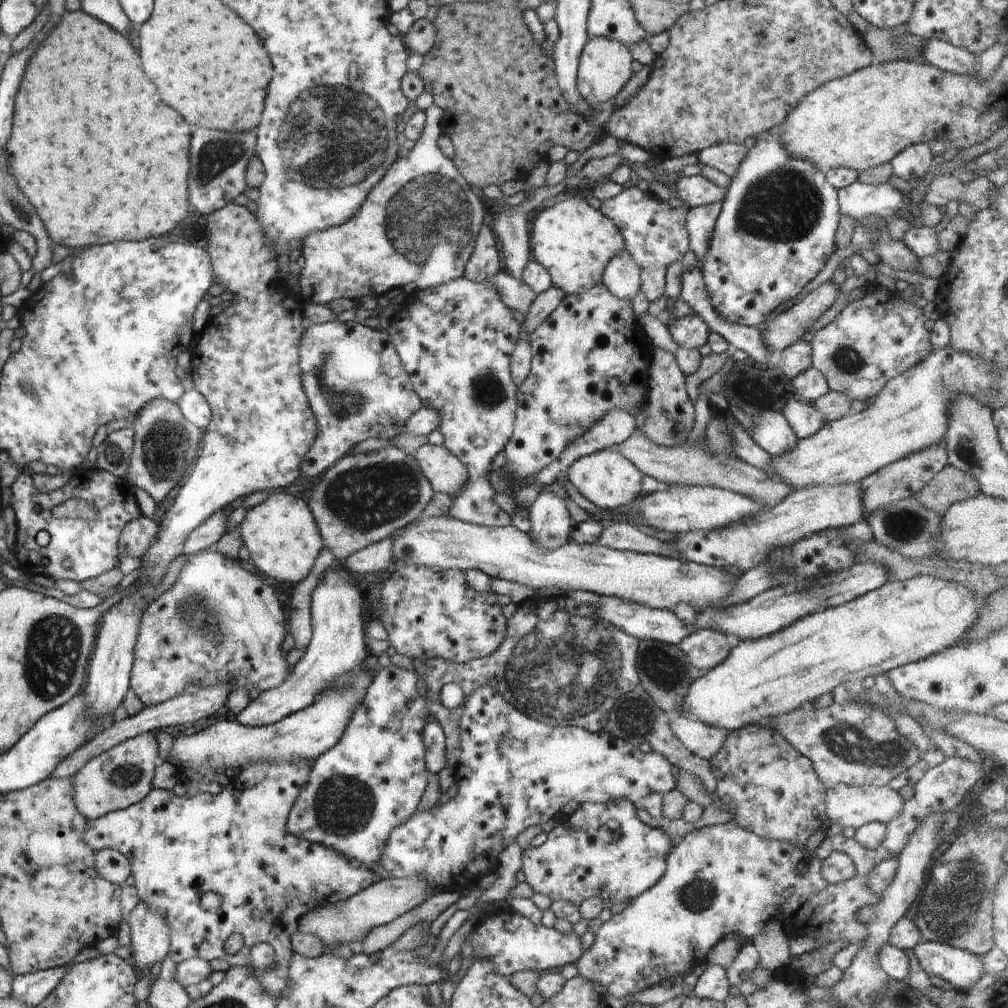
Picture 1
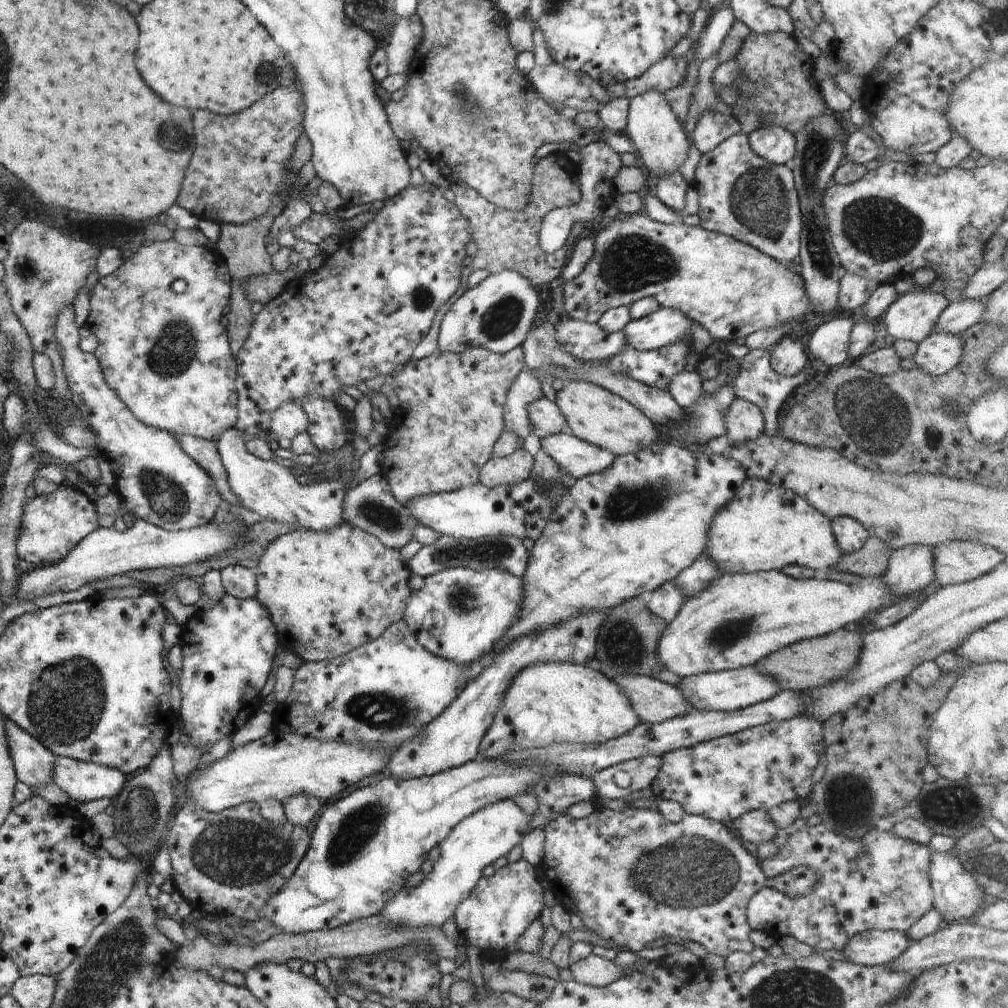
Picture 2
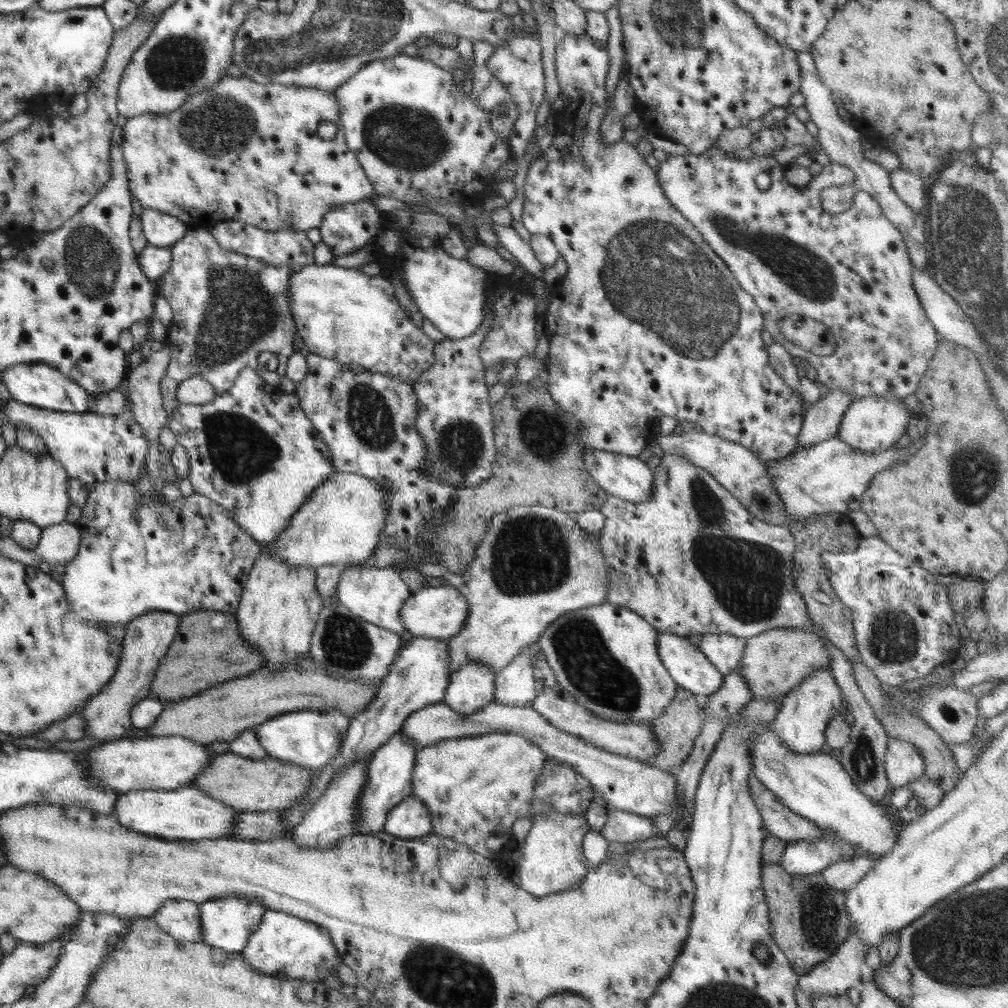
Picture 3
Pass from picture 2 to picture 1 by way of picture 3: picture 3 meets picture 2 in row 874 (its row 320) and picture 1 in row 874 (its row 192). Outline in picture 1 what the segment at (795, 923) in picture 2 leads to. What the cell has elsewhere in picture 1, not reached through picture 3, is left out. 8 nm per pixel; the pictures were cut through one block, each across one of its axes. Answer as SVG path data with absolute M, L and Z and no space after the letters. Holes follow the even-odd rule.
M946 757L944 761L930 767L914 786L913 795L904 803L902 812L887 824L886 838L875 848L864 848L854 837L846 837L843 833L833 837L825 837L815 852L809 856L807 848L798 848L783 840L763 839L753 832L743 829L734 821L717 824L687 832L679 843L675 843L666 857L664 876L646 892L637 896L620 914L613 915L603 922L590 948L582 953L575 962L578 975L590 982L598 982L606 986L609 994L622 998L625 1007L634 1003L633 996L640 990L654 987L660 982L682 976L695 970L698 962L705 962L705 956L712 947L726 935L738 935L746 942L752 942L754 937L765 929L774 916L784 914L790 906L790 898L794 894L794 912L798 912L810 896L812 914L822 912L822 916L812 918L810 937L826 938L829 942L846 940L858 946L867 938L869 930L866 925L858 922L856 911L863 906L877 905L881 896L867 887L867 874L886 858L897 857L909 841L910 835L923 818L932 811L953 811L962 801L962 797L980 778L986 778L988 769L975 765L969 759ZM832 852L844 852L853 862L856 875L840 883L829 883L820 875L822 861Z

